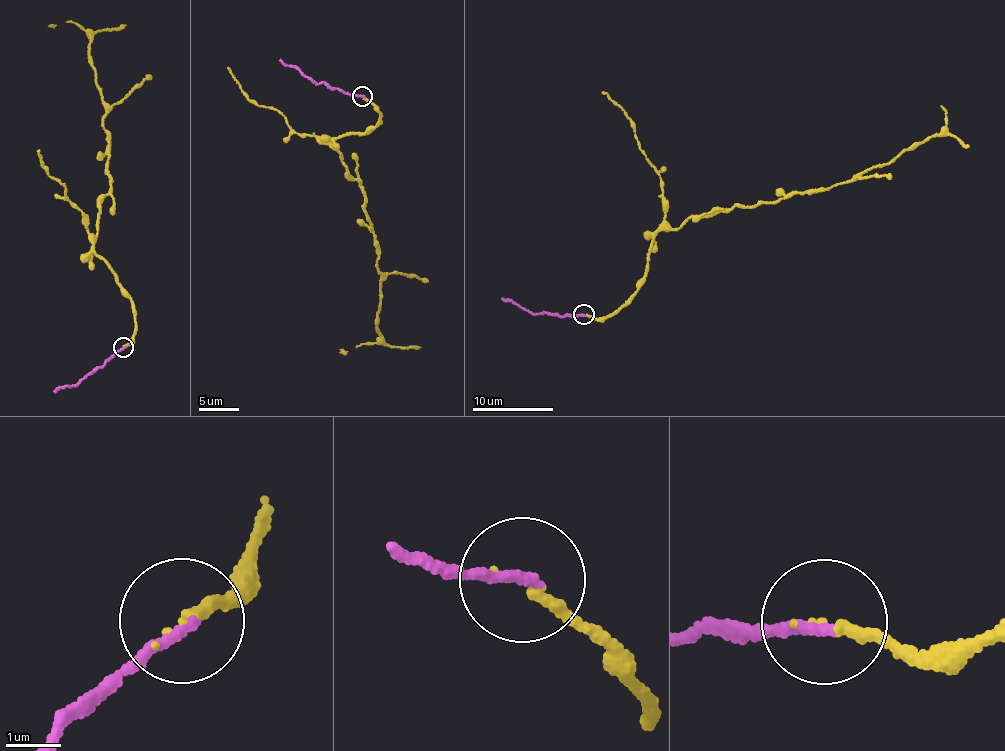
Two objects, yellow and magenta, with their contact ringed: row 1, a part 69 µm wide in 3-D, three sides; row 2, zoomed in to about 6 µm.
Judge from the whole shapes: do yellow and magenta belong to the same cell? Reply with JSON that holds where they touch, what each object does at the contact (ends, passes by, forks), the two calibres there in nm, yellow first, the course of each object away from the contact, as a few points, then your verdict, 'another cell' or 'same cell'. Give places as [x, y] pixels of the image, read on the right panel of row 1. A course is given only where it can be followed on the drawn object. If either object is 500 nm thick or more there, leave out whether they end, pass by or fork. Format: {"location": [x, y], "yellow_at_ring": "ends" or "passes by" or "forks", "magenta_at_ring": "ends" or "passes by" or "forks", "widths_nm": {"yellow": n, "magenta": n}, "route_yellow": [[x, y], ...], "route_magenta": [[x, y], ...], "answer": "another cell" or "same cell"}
{"location": [584, 314], "yellow_at_ring": "ends", "magenta_at_ring": "ends", "widths_nm": {"yellow": 190, "magenta": 200}, "route_yellow": [[583, 313], [615, 311], [638, 287], [656, 233], [889, 164], [946, 128], [943, 106]], "route_magenta": [[583, 313], [561, 316], [547, 311], [534, 314], [501, 299]], "answer": "another cell"}

